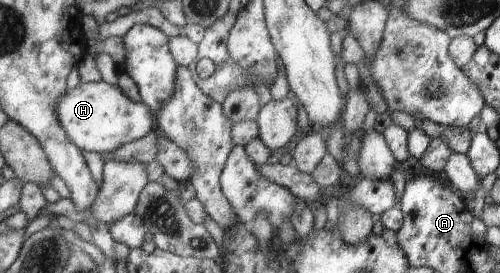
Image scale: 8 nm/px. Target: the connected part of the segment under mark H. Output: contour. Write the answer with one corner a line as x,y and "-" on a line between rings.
104,80
88,83
81,81
59,101
57,114
76,147
84,151
97,151
102,155
110,154
157,129
156,115
147,104
133,101
118,86

